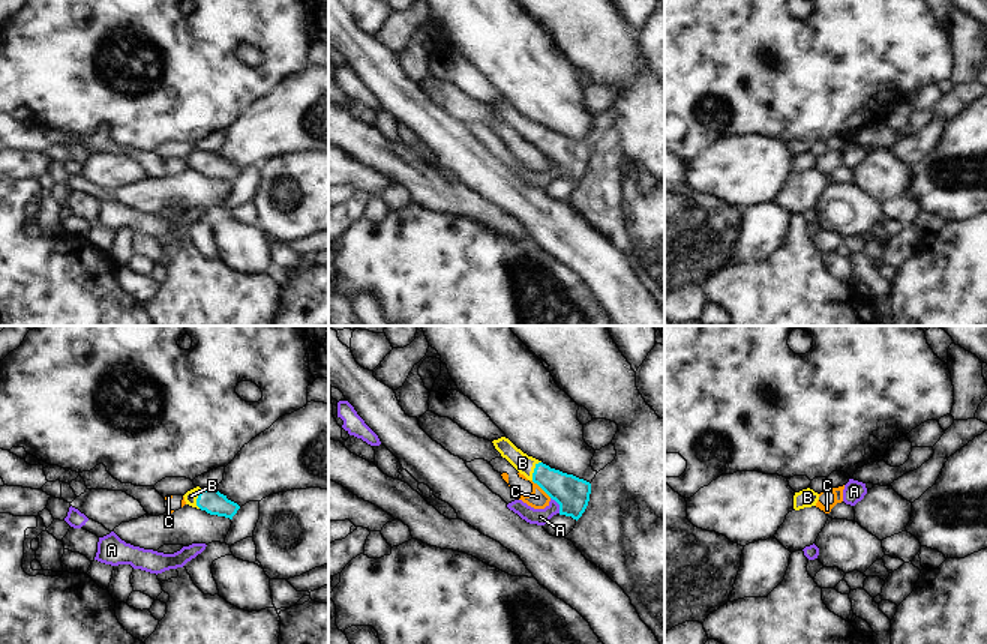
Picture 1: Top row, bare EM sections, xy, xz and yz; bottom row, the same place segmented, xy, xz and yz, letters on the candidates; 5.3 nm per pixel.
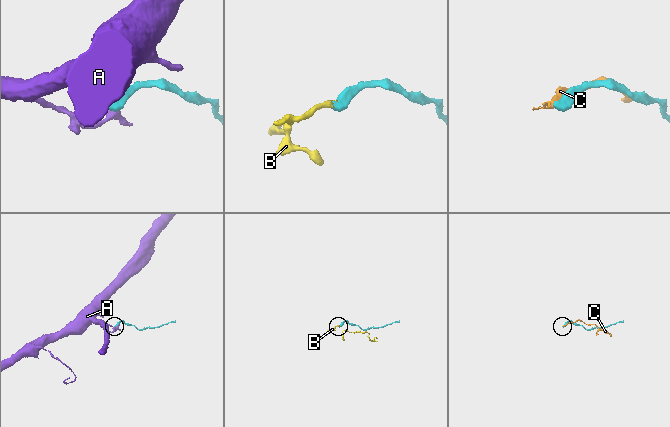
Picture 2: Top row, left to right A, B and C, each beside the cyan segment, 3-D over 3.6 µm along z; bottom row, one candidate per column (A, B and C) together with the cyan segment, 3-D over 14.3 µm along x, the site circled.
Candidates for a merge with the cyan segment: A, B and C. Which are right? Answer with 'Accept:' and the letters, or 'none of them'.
Accept: B

